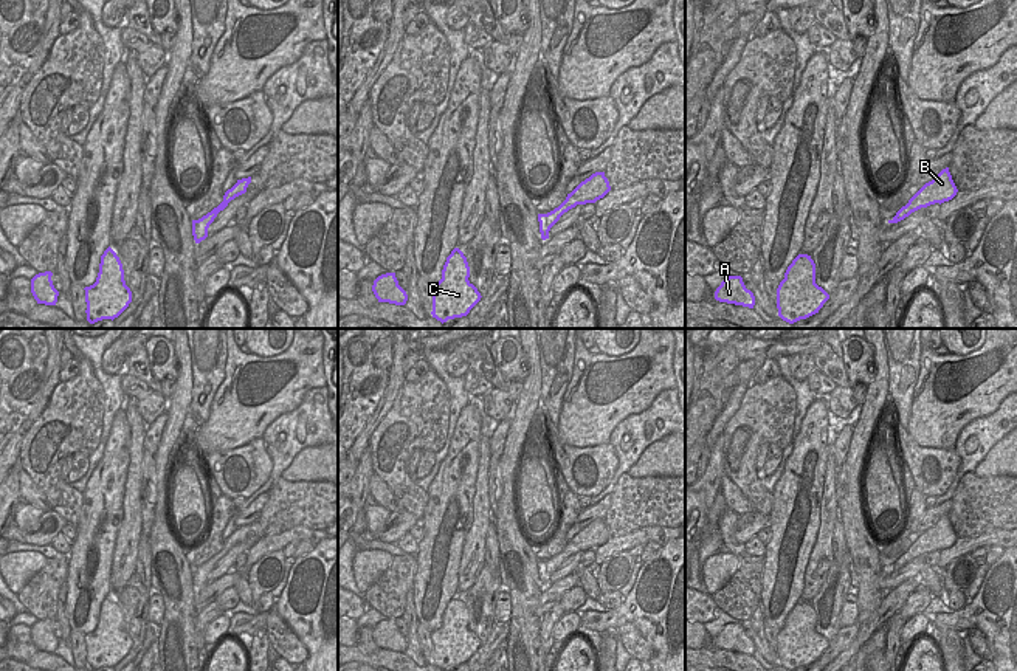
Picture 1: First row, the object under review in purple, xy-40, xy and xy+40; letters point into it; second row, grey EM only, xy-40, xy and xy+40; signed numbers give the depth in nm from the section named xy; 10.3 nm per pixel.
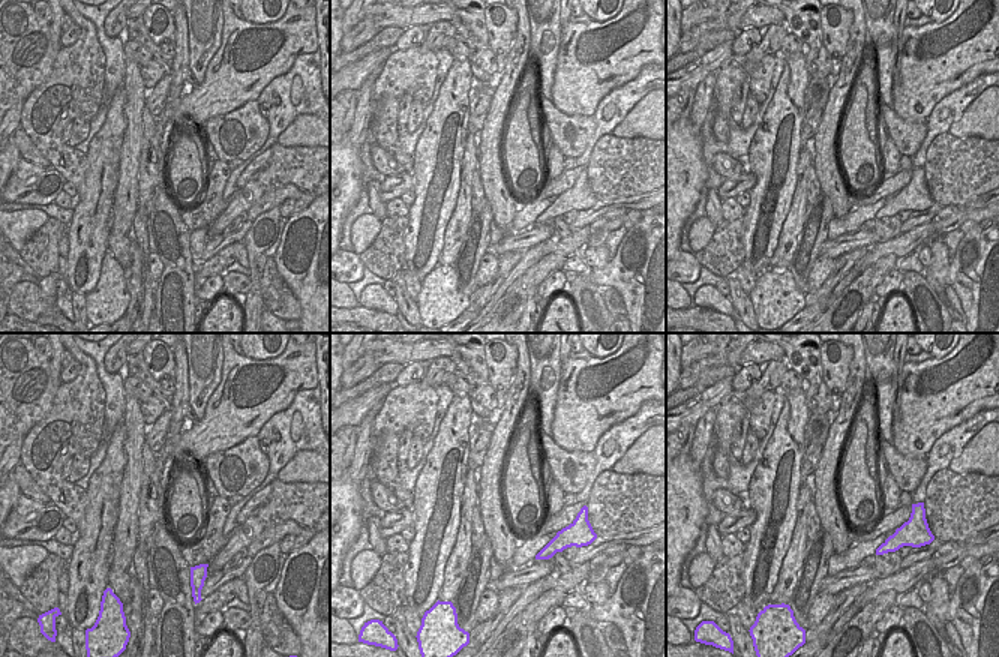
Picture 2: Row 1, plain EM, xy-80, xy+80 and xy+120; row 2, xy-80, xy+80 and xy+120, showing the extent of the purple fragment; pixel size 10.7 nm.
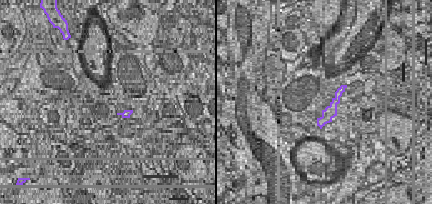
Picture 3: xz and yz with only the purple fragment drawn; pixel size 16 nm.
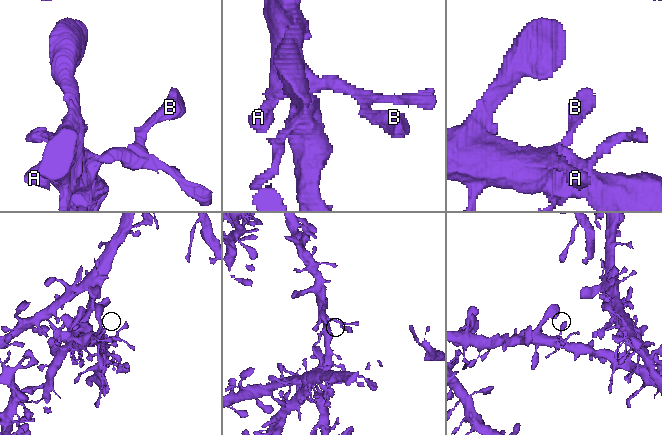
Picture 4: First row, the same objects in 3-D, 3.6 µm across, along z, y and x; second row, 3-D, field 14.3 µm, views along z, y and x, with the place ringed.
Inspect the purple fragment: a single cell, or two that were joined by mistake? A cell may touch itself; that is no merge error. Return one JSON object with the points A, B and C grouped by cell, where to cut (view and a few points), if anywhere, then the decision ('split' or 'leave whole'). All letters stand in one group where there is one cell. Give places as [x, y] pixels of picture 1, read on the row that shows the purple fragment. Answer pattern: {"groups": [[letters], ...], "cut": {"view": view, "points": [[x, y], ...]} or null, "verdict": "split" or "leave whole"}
{"groups": [["A", "B", "C"]], "cut": null, "verdict": "leave whole"}

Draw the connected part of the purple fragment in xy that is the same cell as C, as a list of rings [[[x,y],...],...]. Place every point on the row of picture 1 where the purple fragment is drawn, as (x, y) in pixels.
[[[454,248],[443,265],[442,279],[431,285],[433,318],[443,324],[470,313],[482,296],[468,277],[467,257],[459,248]]]

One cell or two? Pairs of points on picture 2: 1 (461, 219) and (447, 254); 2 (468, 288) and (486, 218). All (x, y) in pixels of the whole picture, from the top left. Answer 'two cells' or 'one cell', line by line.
1: one cell
2: one cell

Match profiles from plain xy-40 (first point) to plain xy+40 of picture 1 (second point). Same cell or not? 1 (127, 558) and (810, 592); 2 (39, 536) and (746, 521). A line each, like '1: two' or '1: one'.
1: one
2: one

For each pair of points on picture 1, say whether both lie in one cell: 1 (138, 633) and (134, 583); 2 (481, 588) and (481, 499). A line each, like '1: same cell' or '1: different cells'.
1: same cell
2: different cells

